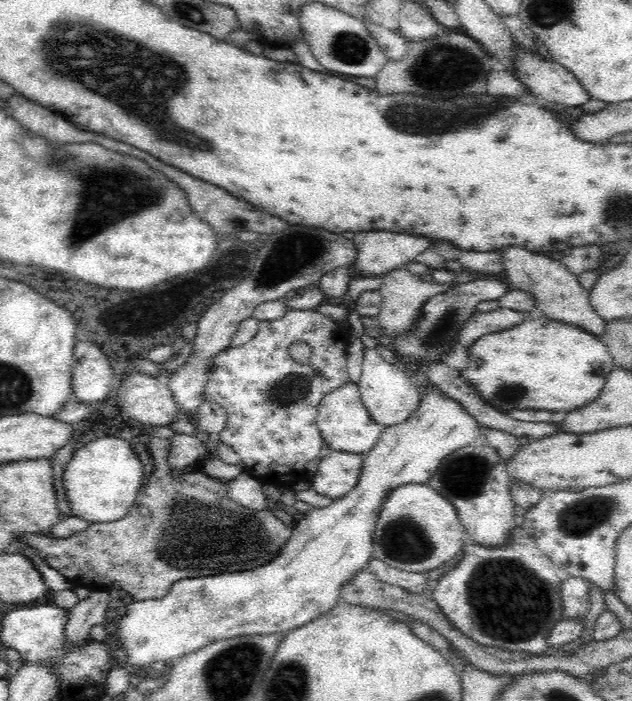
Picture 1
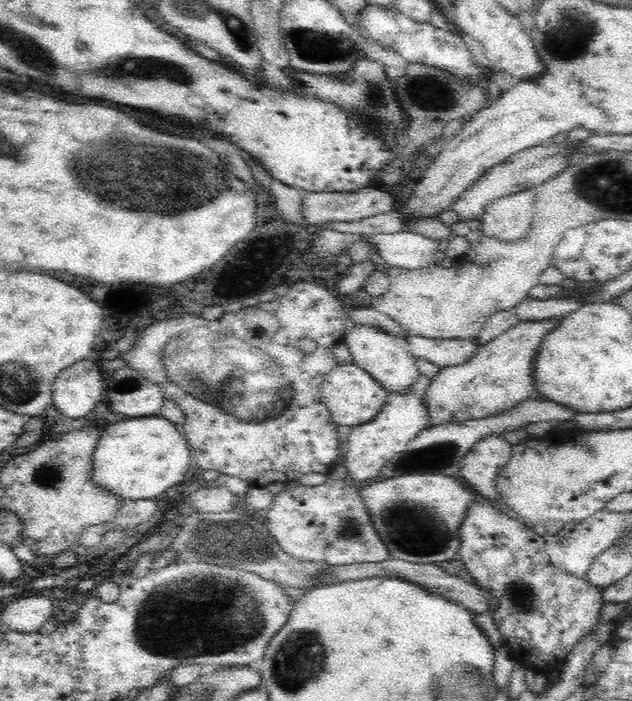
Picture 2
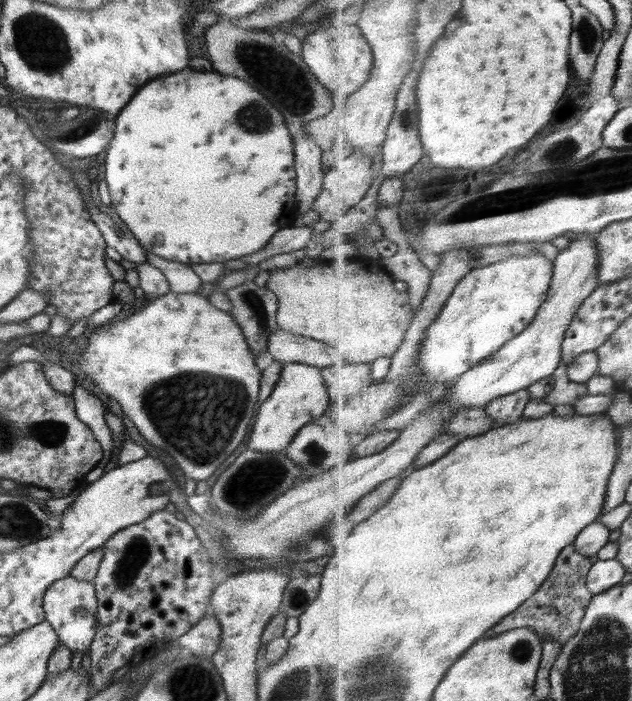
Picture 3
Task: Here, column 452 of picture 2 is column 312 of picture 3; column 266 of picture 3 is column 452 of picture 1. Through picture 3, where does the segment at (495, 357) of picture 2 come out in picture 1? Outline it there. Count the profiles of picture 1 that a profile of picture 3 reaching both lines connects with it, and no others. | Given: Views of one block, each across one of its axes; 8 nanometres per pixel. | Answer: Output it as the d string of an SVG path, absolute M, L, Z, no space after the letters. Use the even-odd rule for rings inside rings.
M436 385L428 387L428 390L424 392L421 396L421 402L419 403L418 409L407 418L407 421L400 423L398 425L390 425L384 427L382 434L378 439L378 442L365 453L365 458L362 460L363 470L361 471L361 476L359 482L342 498L334 499L333 502L323 508L315 507L313 510L308 511L302 518L300 518L294 525L292 530L292 536L288 538L288 542L282 546L280 554L276 554L276 558L272 558L272 562L264 564L264 566L258 566L252 570L242 570L236 571L232 574L218 574L218 576L207 576L198 578L183 578L182 580L176 581L170 587L168 594L159 599L150 599L143 601L132 601L127 605L127 611L123 616L115 617L116 630L114 630L114 638L116 642L124 648L127 652L126 666L132 670L138 666L146 666L146 664L152 664L152 662L160 662L160 660L171 663L178 657L196 652L196 650L202 650L204 646L208 646L216 641L228 640L228 638L236 638L239 636L250 636L256 634L274 634L276 632L286 633L289 630L295 629L296 627L302 626L311 620L318 619L324 614L330 612L333 606L341 601L340 594L342 588L346 582L353 578L353 576L359 571L366 568L369 560L372 558L374 544L373 534L375 532L375 526L377 519L379 518L381 506L384 501L388 498L388 493L394 490L397 486L410 484L412 482L428 482L430 476L438 470L438 468L443 464L443 460L453 452L460 448L464 448L469 445L473 445L474 440L477 438L482 424L470 415L461 404L451 400L448 396L445 396Z

